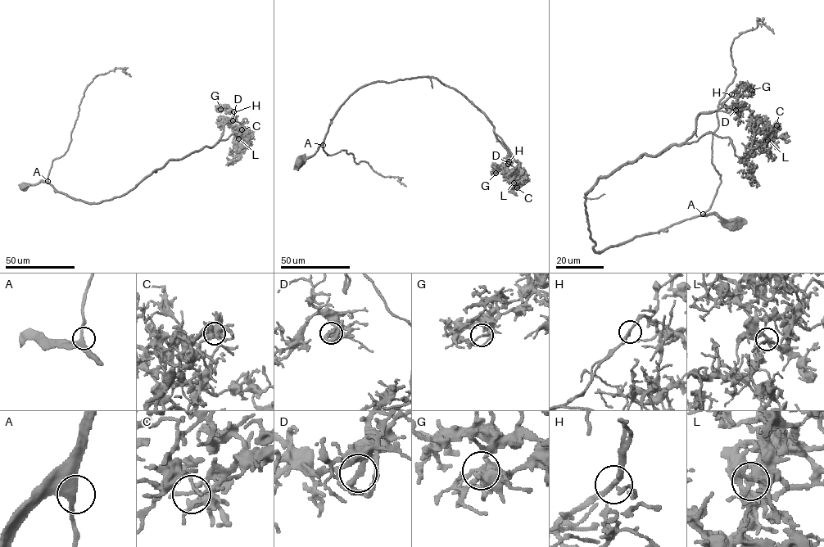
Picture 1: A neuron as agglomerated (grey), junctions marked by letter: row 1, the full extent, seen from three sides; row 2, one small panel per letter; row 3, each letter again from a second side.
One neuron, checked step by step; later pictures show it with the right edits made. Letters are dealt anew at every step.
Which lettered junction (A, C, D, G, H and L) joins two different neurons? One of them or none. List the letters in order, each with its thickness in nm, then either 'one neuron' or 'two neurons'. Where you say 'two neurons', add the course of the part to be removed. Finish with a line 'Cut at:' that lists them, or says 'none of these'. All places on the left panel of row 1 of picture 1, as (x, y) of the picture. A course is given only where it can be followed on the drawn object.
A: 340 nm thick; one neuron
C: 280 nm thick; one neuron
D: 240 nm thick; one neuron
G: 280 nm thick; one neuron
H: 240 nm thick; one neuron
L: 240 nm thick; one neuron
Cut at: none of these

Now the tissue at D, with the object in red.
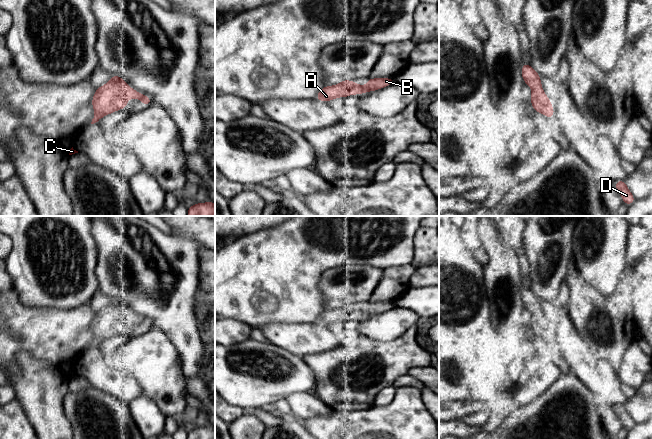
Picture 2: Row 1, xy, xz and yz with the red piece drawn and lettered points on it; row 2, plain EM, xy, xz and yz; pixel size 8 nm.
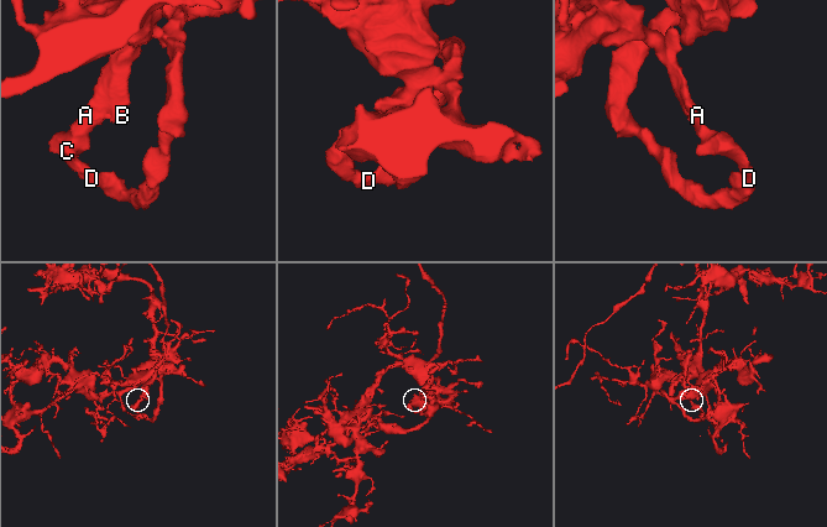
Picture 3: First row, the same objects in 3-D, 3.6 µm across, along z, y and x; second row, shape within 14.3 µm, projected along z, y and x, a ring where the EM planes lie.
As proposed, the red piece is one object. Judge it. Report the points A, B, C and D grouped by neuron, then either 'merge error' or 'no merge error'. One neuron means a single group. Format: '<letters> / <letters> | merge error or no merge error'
A B C D | no merge error

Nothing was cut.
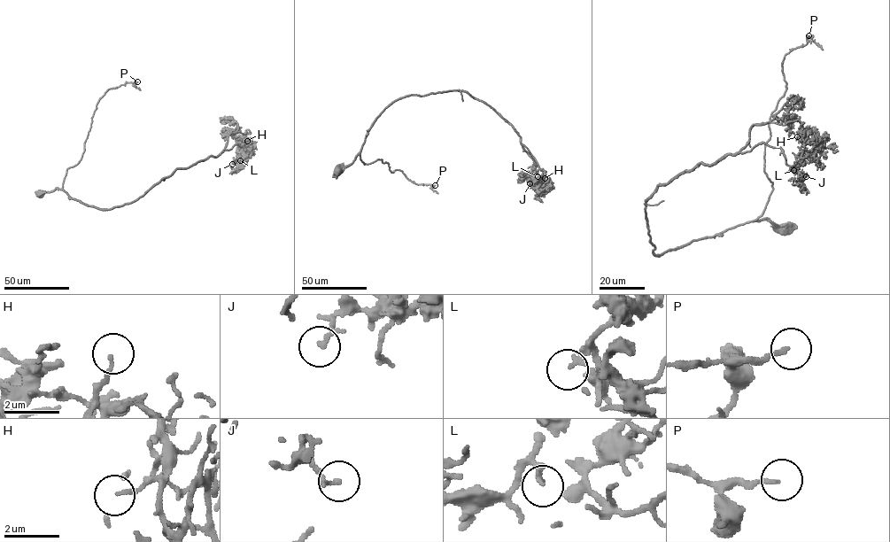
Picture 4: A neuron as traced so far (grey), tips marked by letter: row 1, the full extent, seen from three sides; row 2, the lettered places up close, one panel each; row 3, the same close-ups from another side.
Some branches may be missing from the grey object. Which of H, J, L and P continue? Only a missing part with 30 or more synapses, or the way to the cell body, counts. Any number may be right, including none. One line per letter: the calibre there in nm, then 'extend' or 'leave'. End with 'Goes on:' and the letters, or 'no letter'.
H: 130 nm thick; leave
J: 170 nm thick; leave
L: 200 nm thick; leave
P: 130 nm thick; extend
Goes on: P

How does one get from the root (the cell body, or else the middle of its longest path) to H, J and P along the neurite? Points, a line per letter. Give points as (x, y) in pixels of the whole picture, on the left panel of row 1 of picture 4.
H: (41, 194), (59, 189), (110, 209), (176, 168), (216, 157), (230, 134), (248, 129), (247, 141)
J: (41, 194), (59, 189), (81, 203), (110, 209), (137, 200), (176, 168), (237, 144), (248, 159), (232, 164)
P: (41, 194), (61, 189), (66, 169), (81, 159), (91, 117), (104, 93), (127, 82), (137, 81)

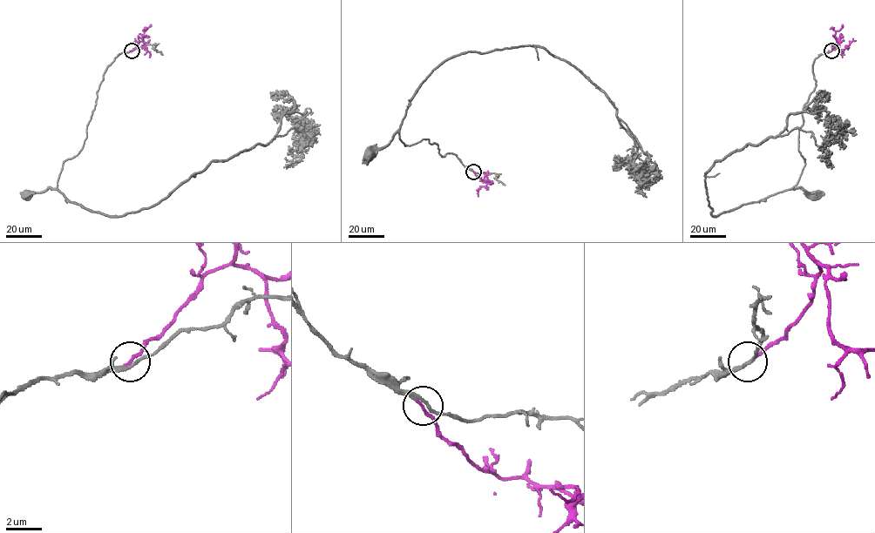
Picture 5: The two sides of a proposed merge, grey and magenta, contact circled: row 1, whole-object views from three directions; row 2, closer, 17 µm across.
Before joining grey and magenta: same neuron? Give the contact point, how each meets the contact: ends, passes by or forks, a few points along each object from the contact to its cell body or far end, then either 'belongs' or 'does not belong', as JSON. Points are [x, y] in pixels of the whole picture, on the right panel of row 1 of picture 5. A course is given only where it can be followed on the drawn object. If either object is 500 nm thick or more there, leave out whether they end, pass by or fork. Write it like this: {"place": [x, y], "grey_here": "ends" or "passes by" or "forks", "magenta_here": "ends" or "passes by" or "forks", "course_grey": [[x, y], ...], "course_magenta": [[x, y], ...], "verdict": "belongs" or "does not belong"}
{"place": [831, 50], "grey_here": "passes by", "magenta_here": "ends", "course_grey": [[830, 51], [814, 62], [816, 86], [803, 108], [799, 130], [798, 151], [805, 165], [791, 188], [814, 195]], "course_magenta": [[830, 50], [838, 41], [840, 49], [844, 49], [856, 40]], "verdict": "belongs"}

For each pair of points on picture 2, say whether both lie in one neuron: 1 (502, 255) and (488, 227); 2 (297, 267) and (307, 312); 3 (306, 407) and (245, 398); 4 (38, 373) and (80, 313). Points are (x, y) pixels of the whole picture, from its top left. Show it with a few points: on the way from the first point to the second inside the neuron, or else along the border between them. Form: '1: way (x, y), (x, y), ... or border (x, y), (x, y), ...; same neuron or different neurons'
1: way (495, 248), (489, 234); same neuron
2: way (297, 278), (297, 298), (300, 301); same neuron
3: border (309, 392), (292, 393), (285, 398); different neurons
4: border (25, 351), (53, 365), (64, 377); different neurons

